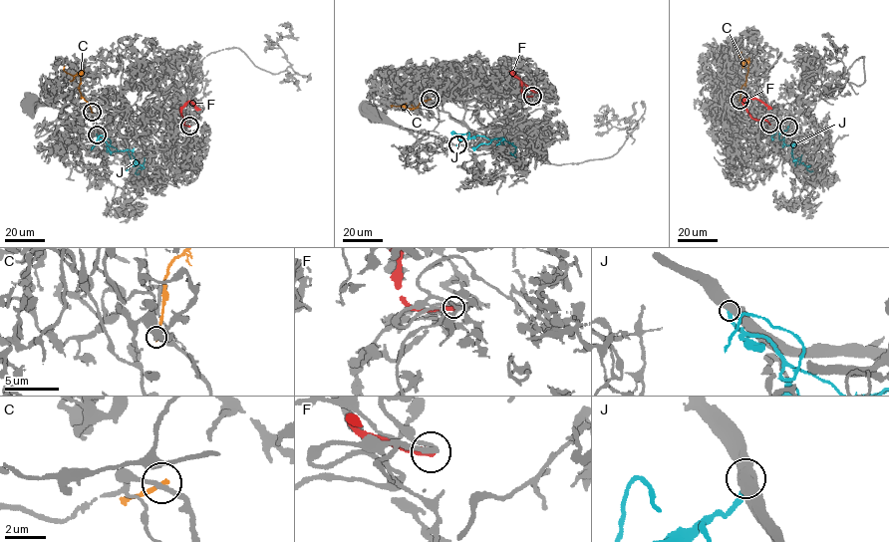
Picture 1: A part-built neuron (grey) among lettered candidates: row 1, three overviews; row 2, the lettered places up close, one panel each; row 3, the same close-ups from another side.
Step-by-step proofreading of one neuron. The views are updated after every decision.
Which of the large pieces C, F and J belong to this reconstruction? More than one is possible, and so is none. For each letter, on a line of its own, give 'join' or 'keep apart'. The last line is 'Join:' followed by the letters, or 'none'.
C: keep apart
F: keep apart
J: keep apart
Join: none

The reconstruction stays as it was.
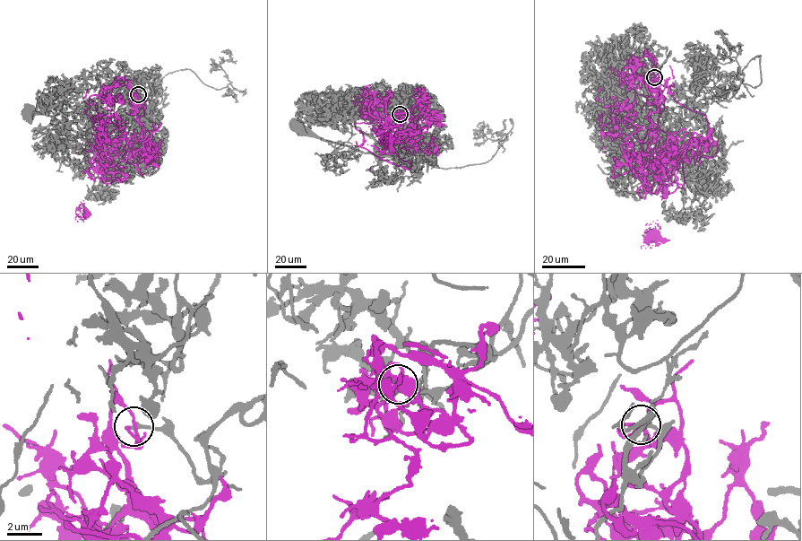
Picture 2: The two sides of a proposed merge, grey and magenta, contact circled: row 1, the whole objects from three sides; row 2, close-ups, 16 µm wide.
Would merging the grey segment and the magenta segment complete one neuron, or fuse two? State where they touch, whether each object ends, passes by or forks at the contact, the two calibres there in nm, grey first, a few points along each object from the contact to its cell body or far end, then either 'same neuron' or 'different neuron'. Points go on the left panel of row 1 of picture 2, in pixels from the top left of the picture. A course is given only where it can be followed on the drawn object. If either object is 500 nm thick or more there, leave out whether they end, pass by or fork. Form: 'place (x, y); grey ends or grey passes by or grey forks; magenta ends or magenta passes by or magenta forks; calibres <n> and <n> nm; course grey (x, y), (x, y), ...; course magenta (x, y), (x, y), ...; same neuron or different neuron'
place (138, 94); grey ends; magenta passes by; calibres 260 and 160 nm; course grey (138, 94), (145, 100), (118, 119), (119, 135), (104, 143), (86, 142), (53, 117), (27, 112); course magenta (138, 94), (142, 133), (102, 163), (92, 145), (115, 143), (84, 110), (104, 88), (114, 99); different neuron

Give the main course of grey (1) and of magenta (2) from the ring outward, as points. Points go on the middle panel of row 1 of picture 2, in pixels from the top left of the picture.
1: (400, 114), (408, 110), (388, 124), (398, 129), (388, 139), (392, 151), (386, 155), (310, 136), (295, 126)
2: (400, 114), (415, 140), (382, 152), (409, 169), (360, 145), (354, 124), (370, 122), (355, 96), (368, 91)

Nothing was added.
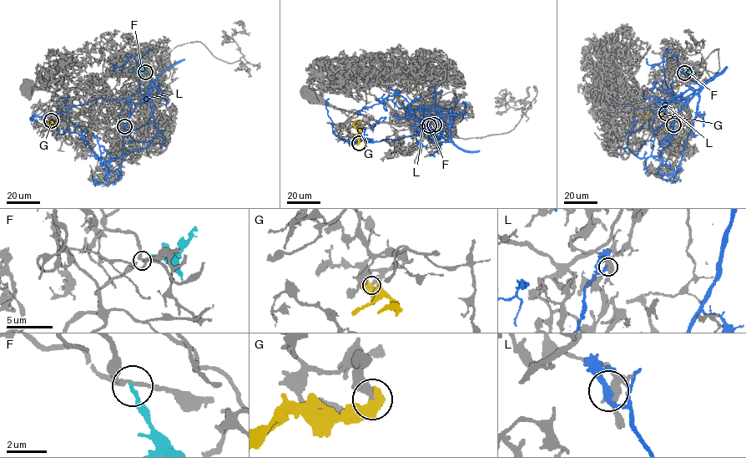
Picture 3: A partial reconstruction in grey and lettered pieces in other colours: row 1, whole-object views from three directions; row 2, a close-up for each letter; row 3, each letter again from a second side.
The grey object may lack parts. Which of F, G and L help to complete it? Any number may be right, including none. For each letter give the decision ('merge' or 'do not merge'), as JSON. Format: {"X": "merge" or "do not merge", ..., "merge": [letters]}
{"F": "do not merge", "G": "do not merge", "L": "do not merge", "merge": []}

